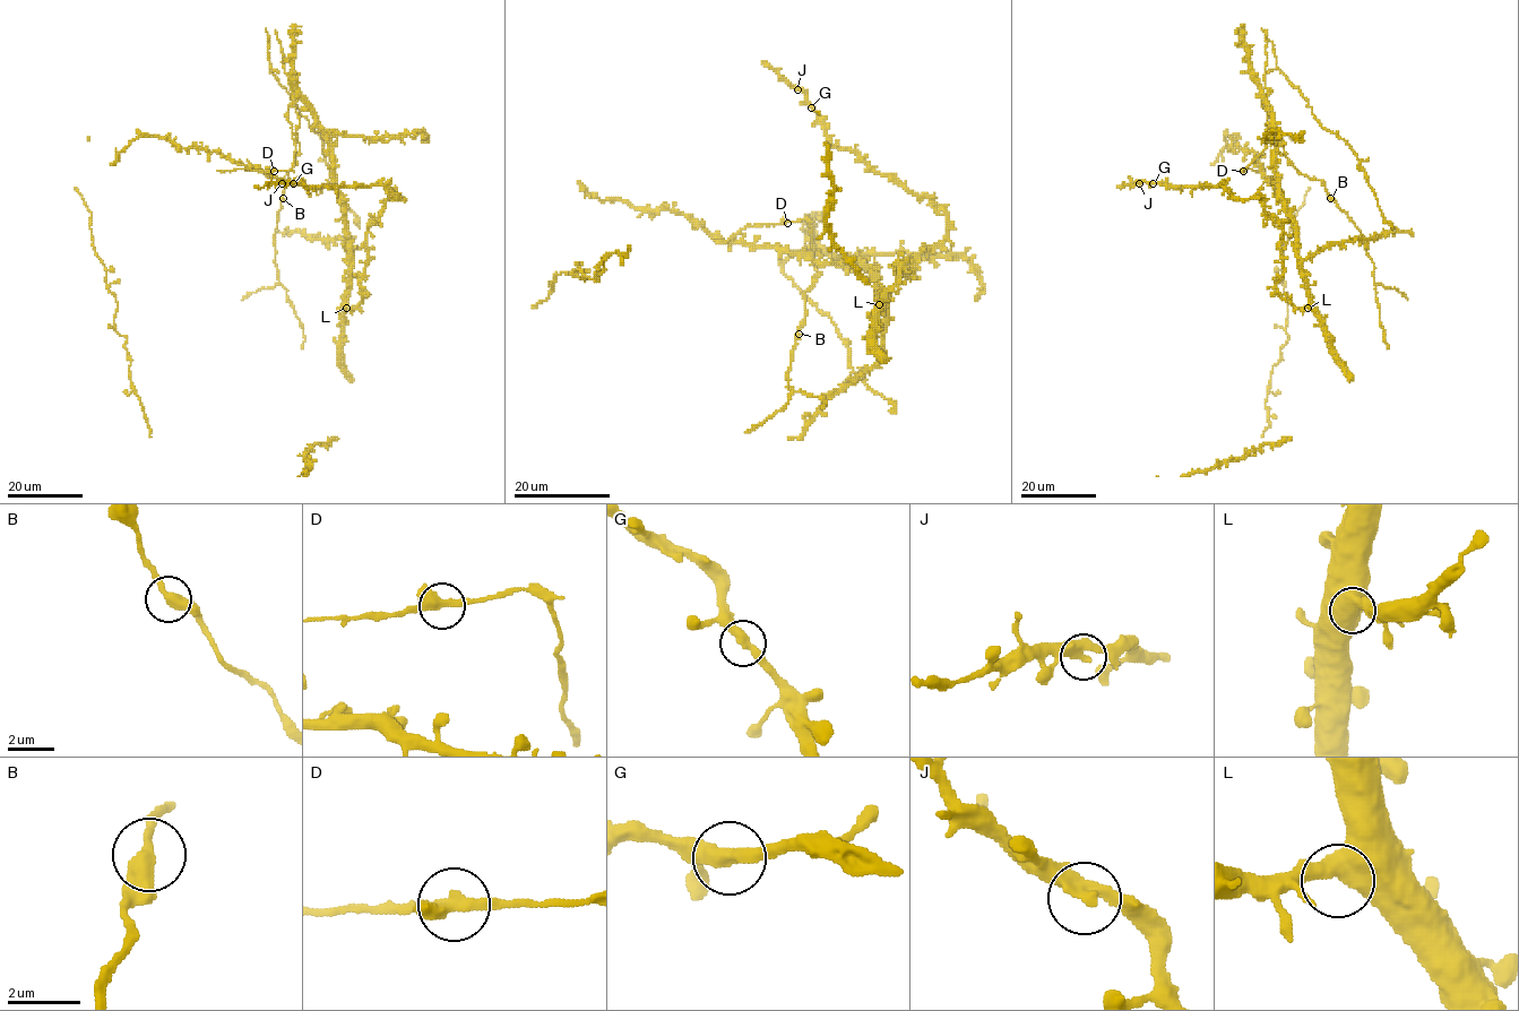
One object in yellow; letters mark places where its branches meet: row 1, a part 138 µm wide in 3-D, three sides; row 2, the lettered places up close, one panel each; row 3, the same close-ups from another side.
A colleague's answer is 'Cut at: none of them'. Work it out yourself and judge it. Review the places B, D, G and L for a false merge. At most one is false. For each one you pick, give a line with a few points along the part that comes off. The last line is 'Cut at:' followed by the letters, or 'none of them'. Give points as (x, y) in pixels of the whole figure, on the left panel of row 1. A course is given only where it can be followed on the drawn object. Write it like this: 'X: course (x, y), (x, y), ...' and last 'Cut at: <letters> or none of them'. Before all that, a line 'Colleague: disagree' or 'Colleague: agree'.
Colleague: agree
Cut at: none of them

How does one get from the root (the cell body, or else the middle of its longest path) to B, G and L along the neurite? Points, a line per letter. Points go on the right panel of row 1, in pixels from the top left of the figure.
B: (1269, 180), (1277, 186), (1274, 113), (1263, 98), (1267, 127), (1278, 136), (1287, 160), (1319, 179), (1330, 198)
G: (1269, 180), (1294, 229), (1308, 305), (1277, 293), (1283, 225), (1259, 195), (1153, 183)
L: (1269, 180), (1277, 184), (1294, 229), (1308, 308)

